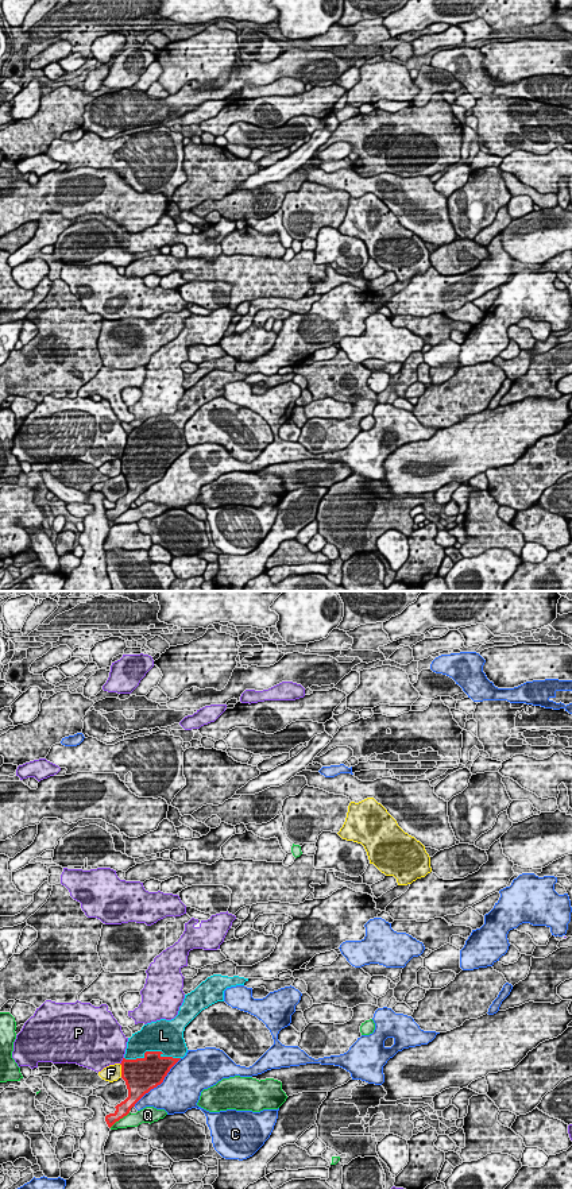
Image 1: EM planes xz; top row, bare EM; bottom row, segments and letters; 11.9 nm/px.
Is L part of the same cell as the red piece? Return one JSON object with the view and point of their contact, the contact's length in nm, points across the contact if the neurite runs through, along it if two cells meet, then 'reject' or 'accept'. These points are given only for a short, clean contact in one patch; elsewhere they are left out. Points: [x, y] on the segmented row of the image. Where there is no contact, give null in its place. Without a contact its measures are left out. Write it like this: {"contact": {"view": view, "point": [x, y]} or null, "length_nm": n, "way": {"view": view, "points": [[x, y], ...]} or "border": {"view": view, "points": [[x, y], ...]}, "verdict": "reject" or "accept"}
{"contact": {"view": "xz", "point": [151, 1052]}, "length_nm": 650, "verdict": "accept"}

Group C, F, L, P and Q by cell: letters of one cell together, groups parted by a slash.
C / F / L / P / Q

